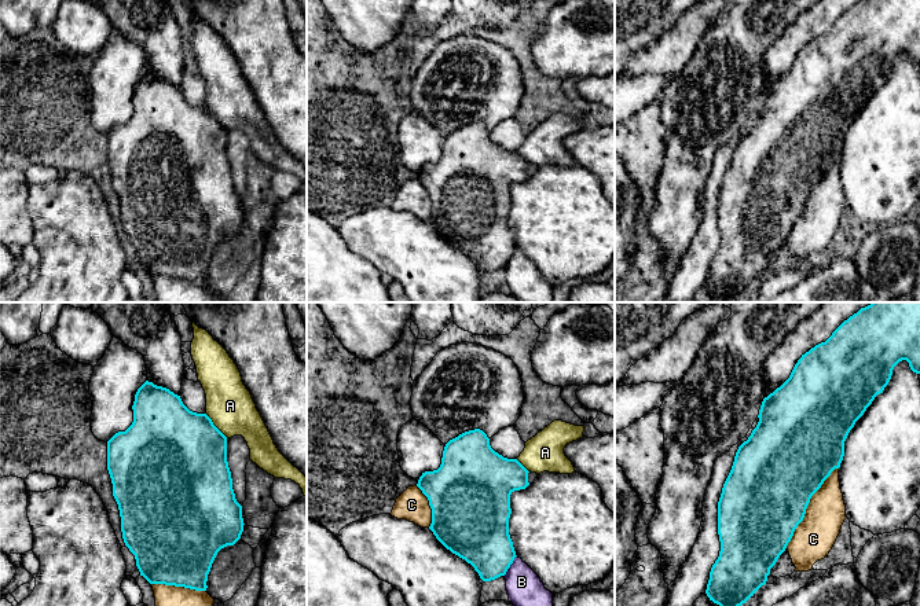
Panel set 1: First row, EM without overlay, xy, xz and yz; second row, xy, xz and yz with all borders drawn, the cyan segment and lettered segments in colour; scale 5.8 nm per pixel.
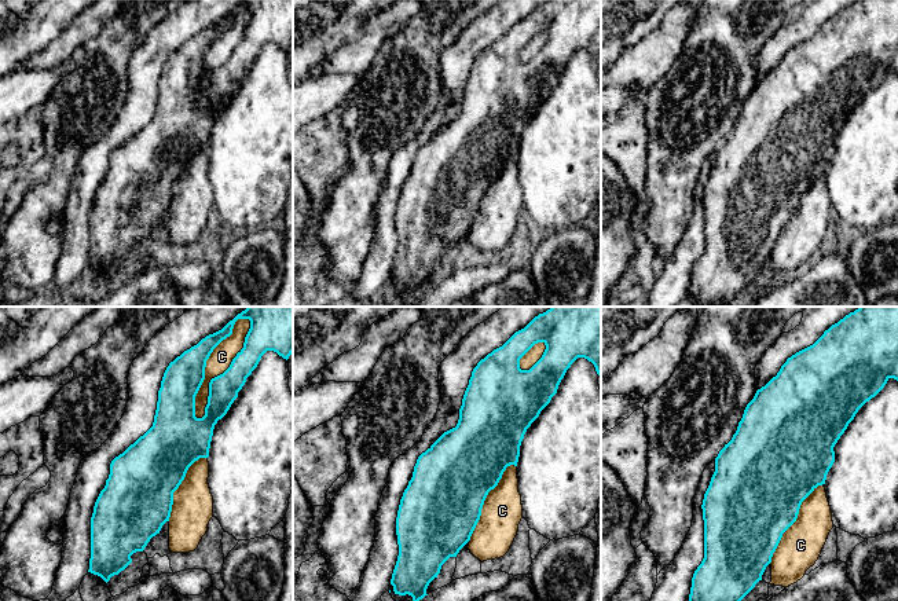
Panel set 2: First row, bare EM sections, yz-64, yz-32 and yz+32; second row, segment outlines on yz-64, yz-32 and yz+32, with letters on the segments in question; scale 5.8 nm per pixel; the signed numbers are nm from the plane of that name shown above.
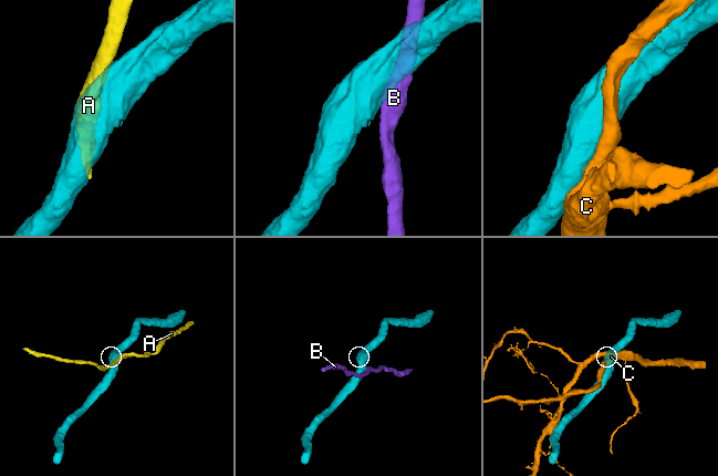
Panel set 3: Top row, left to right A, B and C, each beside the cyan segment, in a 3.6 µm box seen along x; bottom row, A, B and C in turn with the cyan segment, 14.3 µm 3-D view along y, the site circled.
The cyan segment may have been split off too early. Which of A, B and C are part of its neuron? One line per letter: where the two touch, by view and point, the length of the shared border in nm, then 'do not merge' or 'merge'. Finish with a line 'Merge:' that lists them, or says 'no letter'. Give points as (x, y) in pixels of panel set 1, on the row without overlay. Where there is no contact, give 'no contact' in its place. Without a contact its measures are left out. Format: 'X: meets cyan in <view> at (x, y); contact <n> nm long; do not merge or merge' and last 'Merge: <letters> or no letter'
A: meets cyan in xy at (215, 118); contact 190 nm long; do not merge
B: meets cyan in xz at (510, 256); contact 140 nm long; do not merge
C: meets cyan in yz at (806, 199); contact 550 nm long; do not merge
Merge: no letter

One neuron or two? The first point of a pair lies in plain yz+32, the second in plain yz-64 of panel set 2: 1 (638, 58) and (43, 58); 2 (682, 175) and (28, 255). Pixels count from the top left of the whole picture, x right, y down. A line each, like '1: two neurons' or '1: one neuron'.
1: one neuron
2: one neuron

